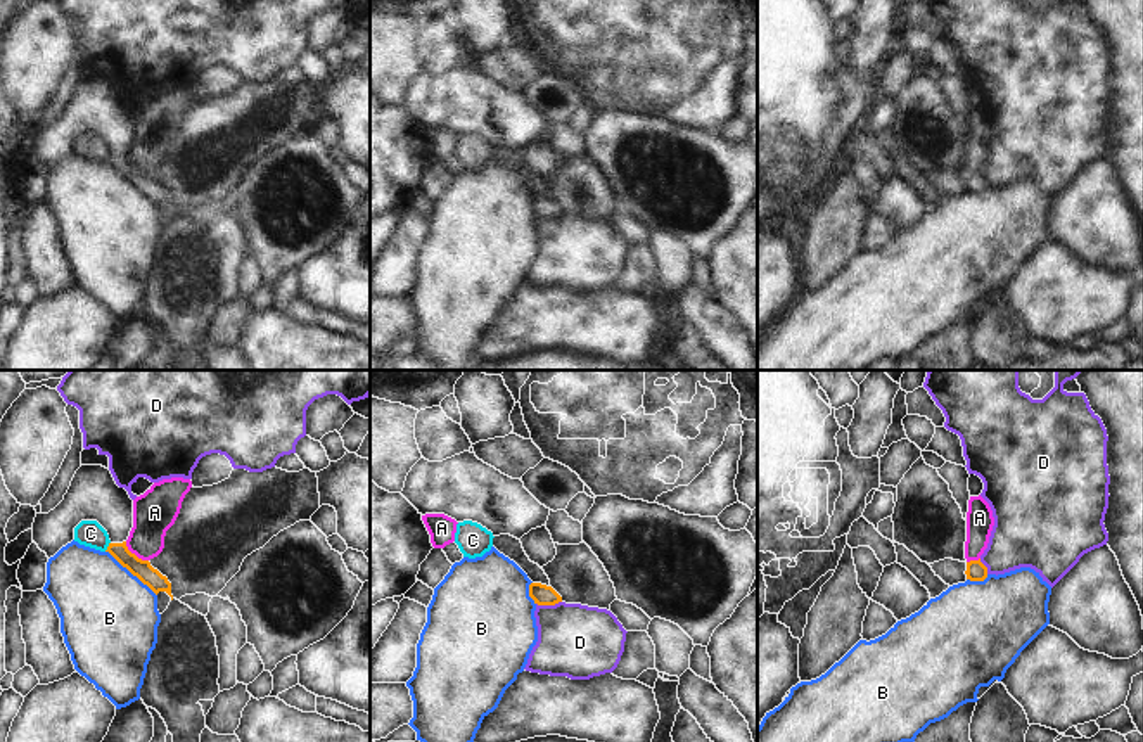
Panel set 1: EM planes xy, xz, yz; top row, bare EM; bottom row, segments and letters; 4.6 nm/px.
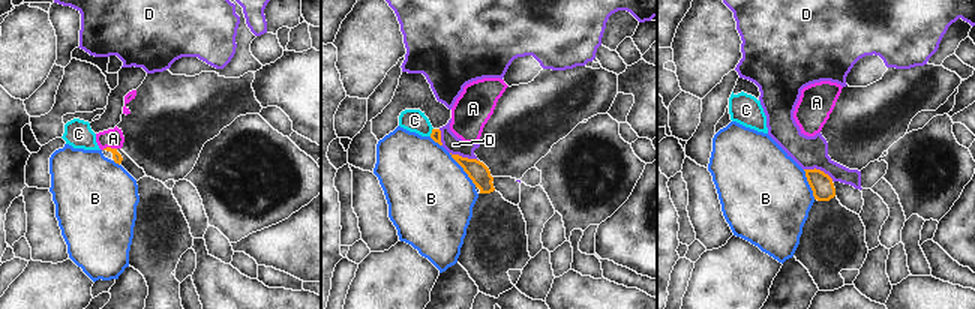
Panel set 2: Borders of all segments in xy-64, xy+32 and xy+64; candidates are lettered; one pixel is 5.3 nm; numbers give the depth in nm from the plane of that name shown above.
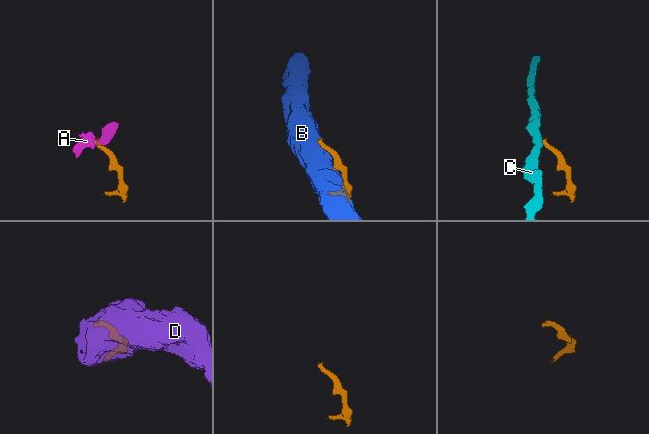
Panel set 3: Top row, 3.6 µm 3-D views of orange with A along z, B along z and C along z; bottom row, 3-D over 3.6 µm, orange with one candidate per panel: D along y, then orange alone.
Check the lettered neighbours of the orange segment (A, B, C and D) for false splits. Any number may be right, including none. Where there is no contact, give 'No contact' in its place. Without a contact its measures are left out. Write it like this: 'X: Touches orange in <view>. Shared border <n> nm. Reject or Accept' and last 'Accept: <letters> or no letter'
A: Touches orange in xy. Shared border 140 nm. Reject
B: Touches orange in xy. Shared border 320 nm. Reject
C: Touches orange in xy. Shared border 50 nm. Reject
D: Touches orange in xz. Shared border 120 nm. Reject
Accept: no letter

